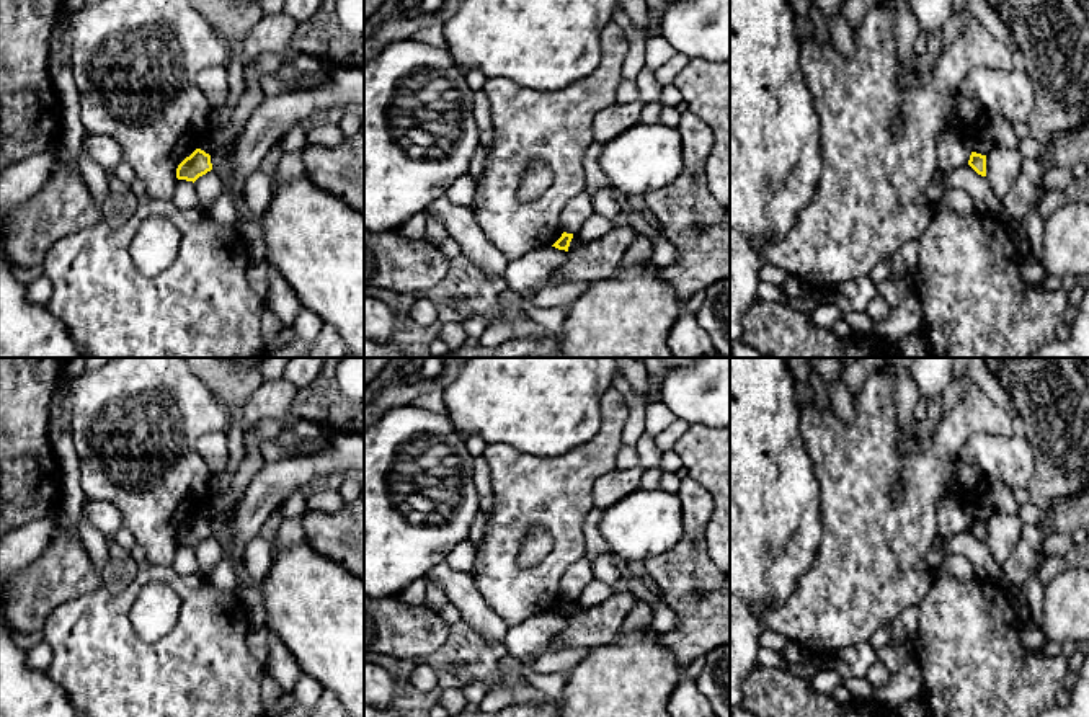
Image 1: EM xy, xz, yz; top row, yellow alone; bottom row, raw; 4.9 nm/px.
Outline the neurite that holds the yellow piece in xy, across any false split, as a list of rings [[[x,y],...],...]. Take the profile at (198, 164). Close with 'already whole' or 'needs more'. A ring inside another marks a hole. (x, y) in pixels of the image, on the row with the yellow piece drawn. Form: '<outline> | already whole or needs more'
[[[196,149],[186,157],[176,168],[176,178],[186,181],[196,181],[199,176],[212,170],[211,155],[201,149]]] | already whole

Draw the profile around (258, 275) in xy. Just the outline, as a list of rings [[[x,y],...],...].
[[[266,261],[250,265],[248,283],[256,296],[260,296],[261,299],[266,297],[269,286],[269,266]]]

